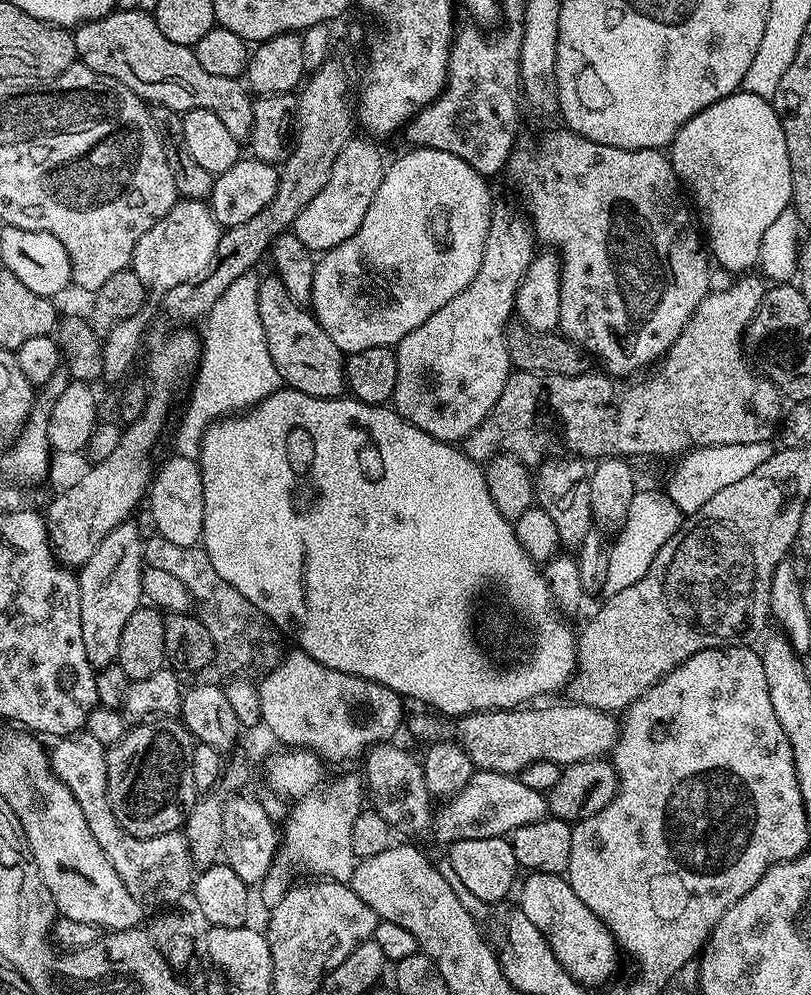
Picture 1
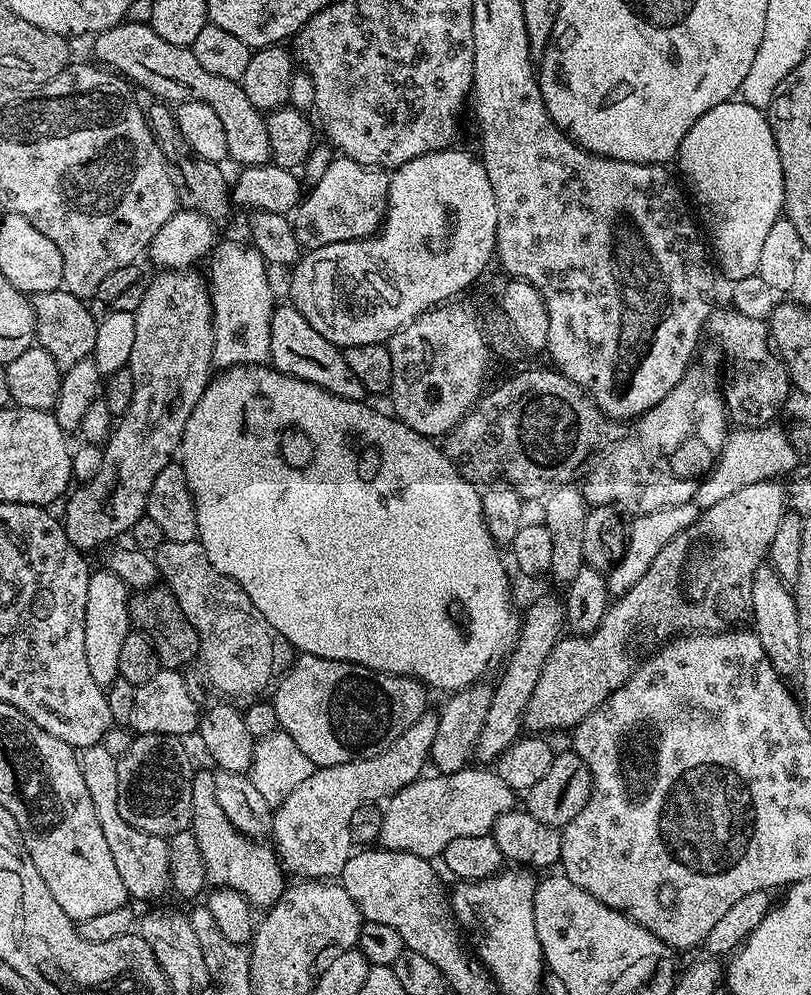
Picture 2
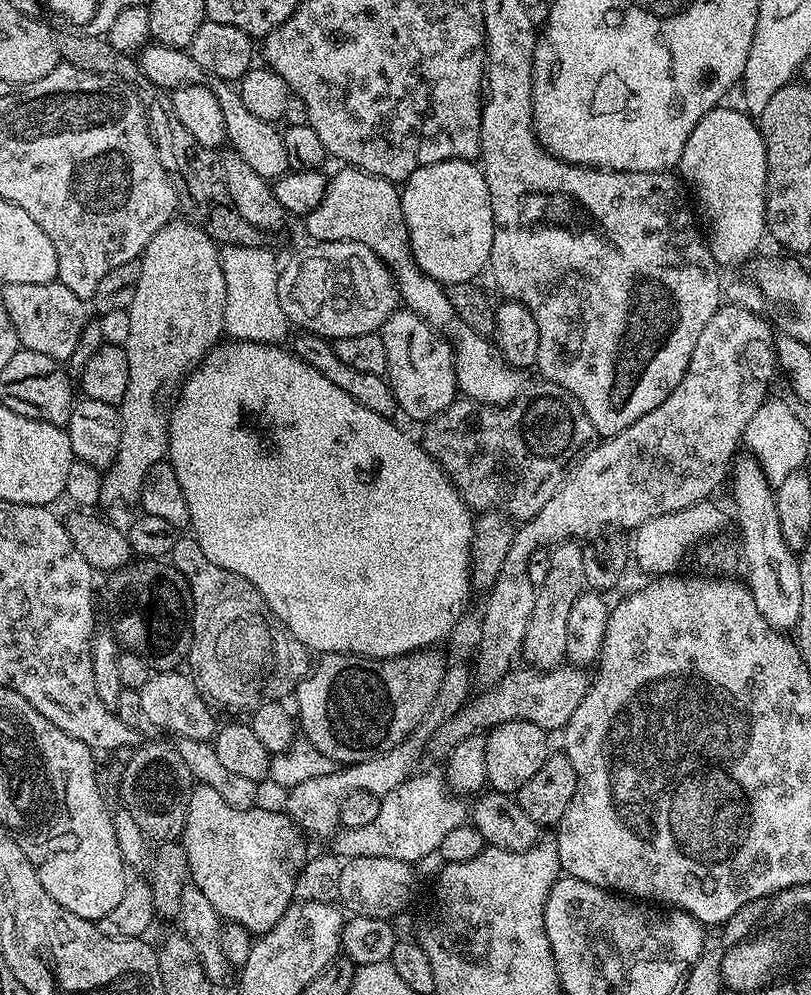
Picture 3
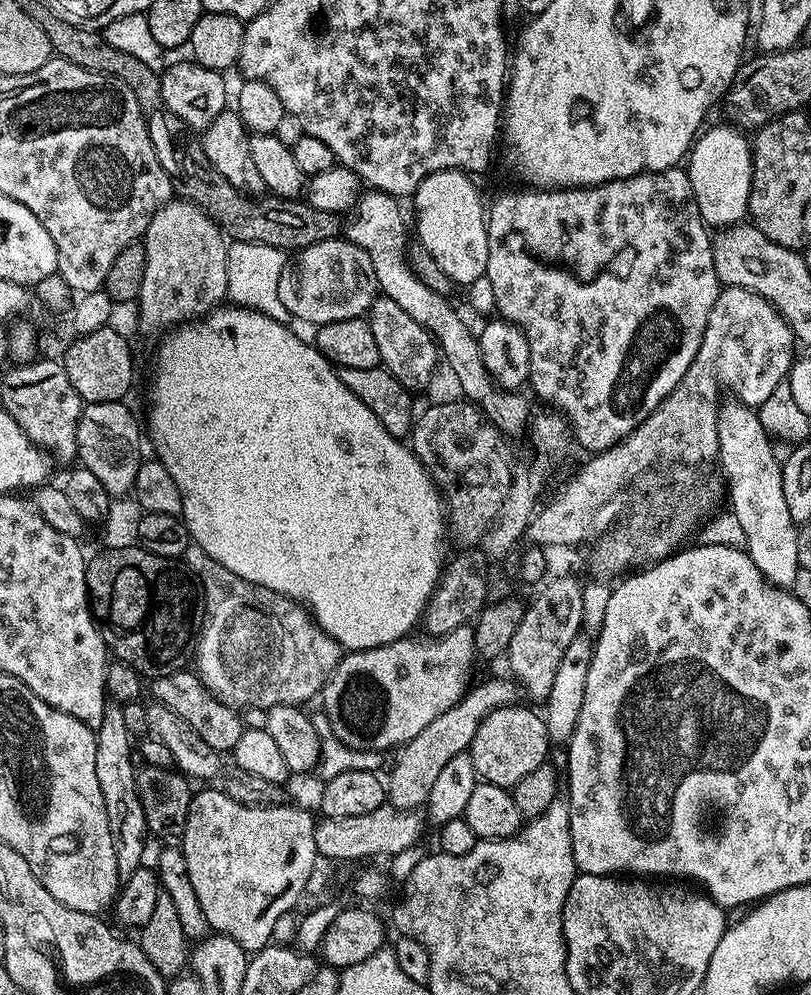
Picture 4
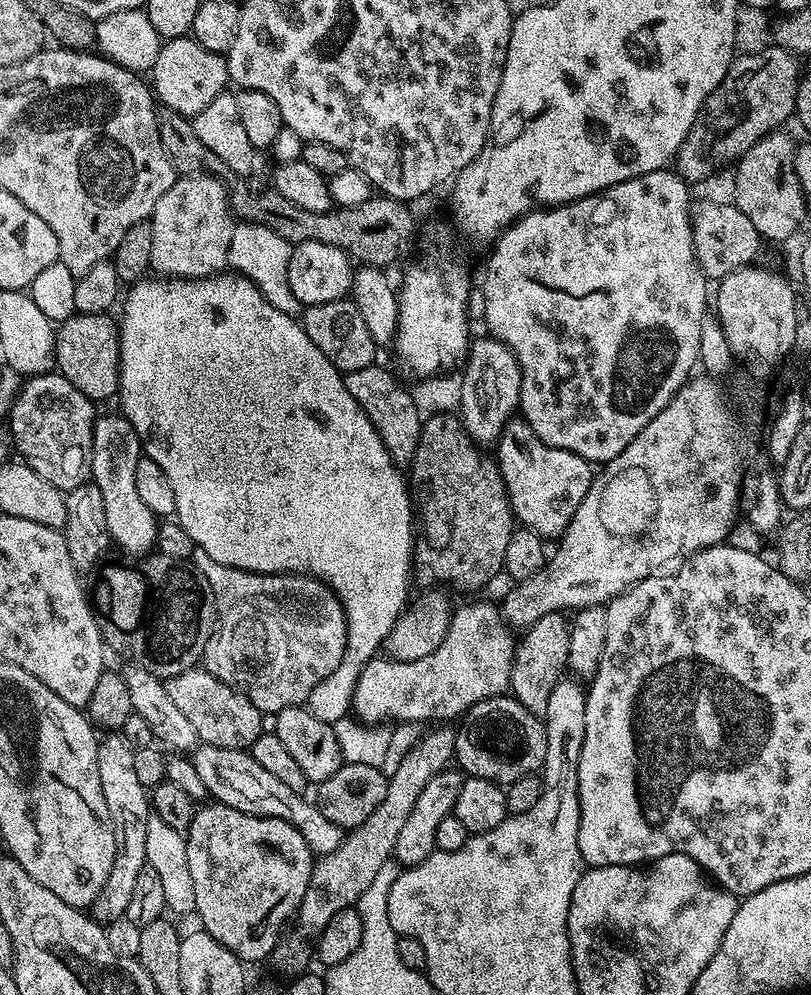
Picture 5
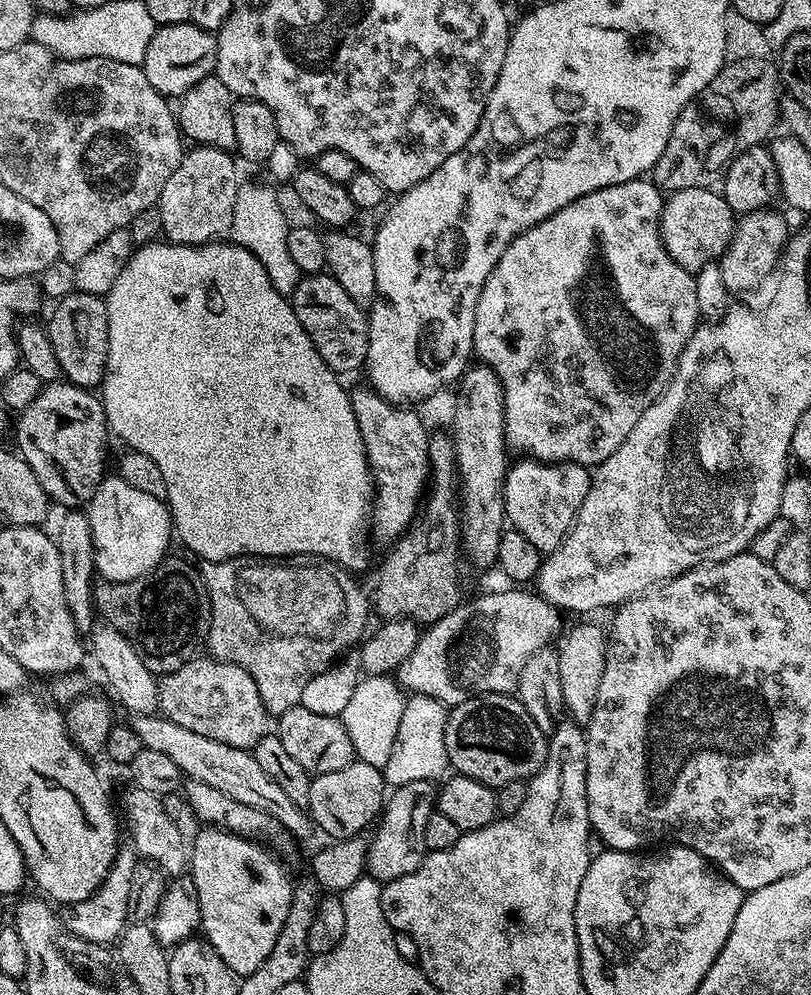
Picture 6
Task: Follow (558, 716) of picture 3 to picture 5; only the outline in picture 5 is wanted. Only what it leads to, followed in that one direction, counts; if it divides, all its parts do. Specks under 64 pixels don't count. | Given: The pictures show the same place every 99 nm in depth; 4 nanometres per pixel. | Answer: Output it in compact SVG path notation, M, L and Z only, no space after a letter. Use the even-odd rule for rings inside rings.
M436 726L433 728L436 728L433 732L427 733L425 731L421 735L420 740L402 758L398 770L388 777L386 798L382 798L378 810L374 810L374 814L370 814L370 818L366 818L366 822L362 822L356 828L351 829L336 850L330 850L328 854L319 857L313 863L310 882L306 886L306 894L302 894L300 907L294 913L296 932L290 933L289 936L287 933L283 938L277 940L276 949L272 951L270 957L270 964L273 964L278 971L285 972L285 977L298 976L309 967L308 959L310 961L313 959L314 952L310 947L310 940L307 940L304 936L309 936L309 938L319 936L321 930L330 922L330 918L334 918L334 914L353 907L359 902L370 882L377 876L377 871L381 869L382 864L386 863L387 860L393 859L396 843L398 842L398 833L401 832L406 818L410 816L410 810L414 808L414 802L418 802L418 794L422 794L422 786L426 786L426 782L430 782L430 778L434 774L443 772L445 768L453 763L456 754L456 728L452 726Z

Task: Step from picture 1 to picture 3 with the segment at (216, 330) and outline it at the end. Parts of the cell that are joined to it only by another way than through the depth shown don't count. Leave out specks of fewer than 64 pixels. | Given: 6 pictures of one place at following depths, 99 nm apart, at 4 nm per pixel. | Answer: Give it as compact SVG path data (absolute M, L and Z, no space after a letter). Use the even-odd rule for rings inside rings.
M223 245L220 248L222 278L226 278L226 310L224 330L233 340L275 344L289 339L290 325L282 306L278 302L278 278L281 265L271 247Z

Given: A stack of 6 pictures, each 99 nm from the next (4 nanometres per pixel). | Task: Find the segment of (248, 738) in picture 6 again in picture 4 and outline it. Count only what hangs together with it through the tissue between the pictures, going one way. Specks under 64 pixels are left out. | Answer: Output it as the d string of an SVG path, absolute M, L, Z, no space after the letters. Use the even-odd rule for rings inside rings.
M181 670L174 674L157 676L151 681L155 703L165 704L178 718L183 718L194 731L198 738L206 742L216 752L221 754L231 753L232 747L242 738L246 727L245 721L240 721L241 713L228 704L224 704L200 681L199 675L192 670Z

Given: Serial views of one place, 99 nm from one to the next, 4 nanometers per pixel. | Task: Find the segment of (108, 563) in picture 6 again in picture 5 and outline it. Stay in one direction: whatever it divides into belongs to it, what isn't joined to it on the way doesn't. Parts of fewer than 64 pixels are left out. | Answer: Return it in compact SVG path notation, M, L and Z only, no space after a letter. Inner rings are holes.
M122 414L116 416L97 415L96 425L92 428L92 478L91 482L102 490L102 497L106 510L106 530L111 536L111 543L120 547L122 551L129 552L137 558L143 557L148 548L156 540L156 524L158 517L148 509L138 498L138 489L134 486L134 466L138 466L142 455L142 445L134 426L130 426L128 419Z

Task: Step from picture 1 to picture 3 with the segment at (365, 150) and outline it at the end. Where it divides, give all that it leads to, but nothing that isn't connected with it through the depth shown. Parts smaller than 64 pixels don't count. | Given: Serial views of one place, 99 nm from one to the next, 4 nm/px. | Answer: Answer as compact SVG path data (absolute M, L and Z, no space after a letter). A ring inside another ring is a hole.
M344 166L341 172L331 173L326 194L322 202L302 224L312 235L313 241L334 242L349 240L362 242L383 264L387 264L396 277L396 287L403 307L416 316L421 316L428 325L440 333L456 354L456 386L467 399L483 404L507 406L525 389L525 373L506 363L499 348L489 337L478 334L458 318L452 299L448 297L445 285L432 280L421 272L412 258L412 243L404 217L404 205L400 202L401 189L393 181L363 172L360 168Z

